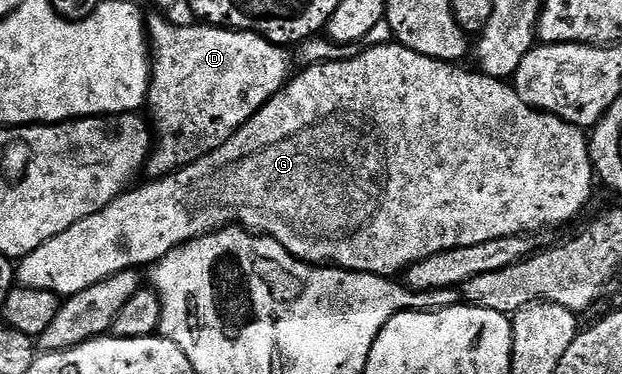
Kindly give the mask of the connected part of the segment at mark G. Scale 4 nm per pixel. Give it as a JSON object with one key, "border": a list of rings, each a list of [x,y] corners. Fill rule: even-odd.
{"border":[[[396,43],[370,45],[362,50],[362,53],[354,52],[343,61],[322,61],[302,68],[302,73],[286,81],[283,88],[245,126],[235,131],[227,143],[223,143],[223,147],[201,157],[194,165],[178,169],[169,177],[158,177],[145,183],[149,185],[138,184],[130,188],[119,194],[107,207],[103,207],[103,211],[87,215],[87,219],[67,227],[67,231],[55,235],[55,239],[35,247],[35,251],[16,262],[16,284],[23,288],[53,292],[62,299],[74,297],[79,291],[87,291],[87,287],[95,287],[119,271],[137,269],[141,265],[152,266],[175,247],[186,245],[197,237],[237,226],[262,237],[275,239],[292,257],[308,261],[311,265],[392,278],[431,255],[459,247],[475,247],[475,243],[491,243],[491,239],[537,235],[540,229],[565,225],[584,211],[595,182],[591,145],[586,130],[559,119],[554,113],[544,113],[542,109],[533,109],[523,103],[516,88],[502,78],[487,77],[480,71],[468,73],[461,69],[465,67],[460,64],[436,61]]]}

